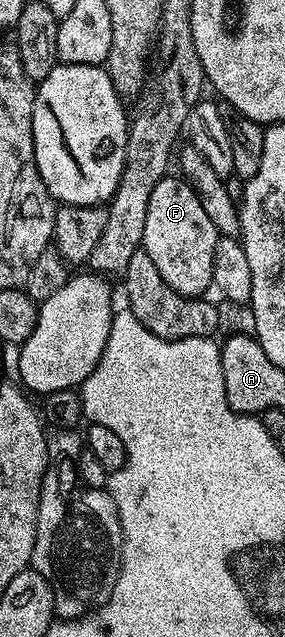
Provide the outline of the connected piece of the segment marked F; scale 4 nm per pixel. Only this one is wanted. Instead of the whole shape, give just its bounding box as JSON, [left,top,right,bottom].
[142,177,221,297]

